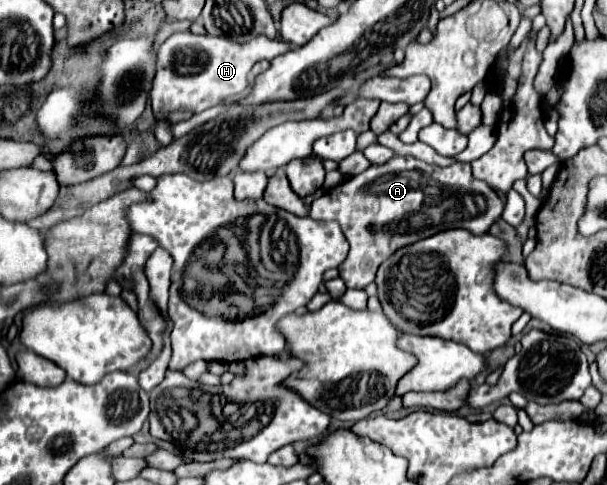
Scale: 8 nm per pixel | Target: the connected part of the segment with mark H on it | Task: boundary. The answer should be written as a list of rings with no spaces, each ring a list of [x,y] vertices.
[[[190,31],[174,33],[158,49],[156,77],[150,91],[152,111],[156,119],[190,119],[192,115],[222,103],[232,93],[244,91],[248,87],[248,73],[254,63],[262,59],[270,61],[288,49],[290,47],[286,43],[266,39],[264,35],[258,35],[256,39],[240,45],[228,39],[216,39],[212,35],[194,35]]]

